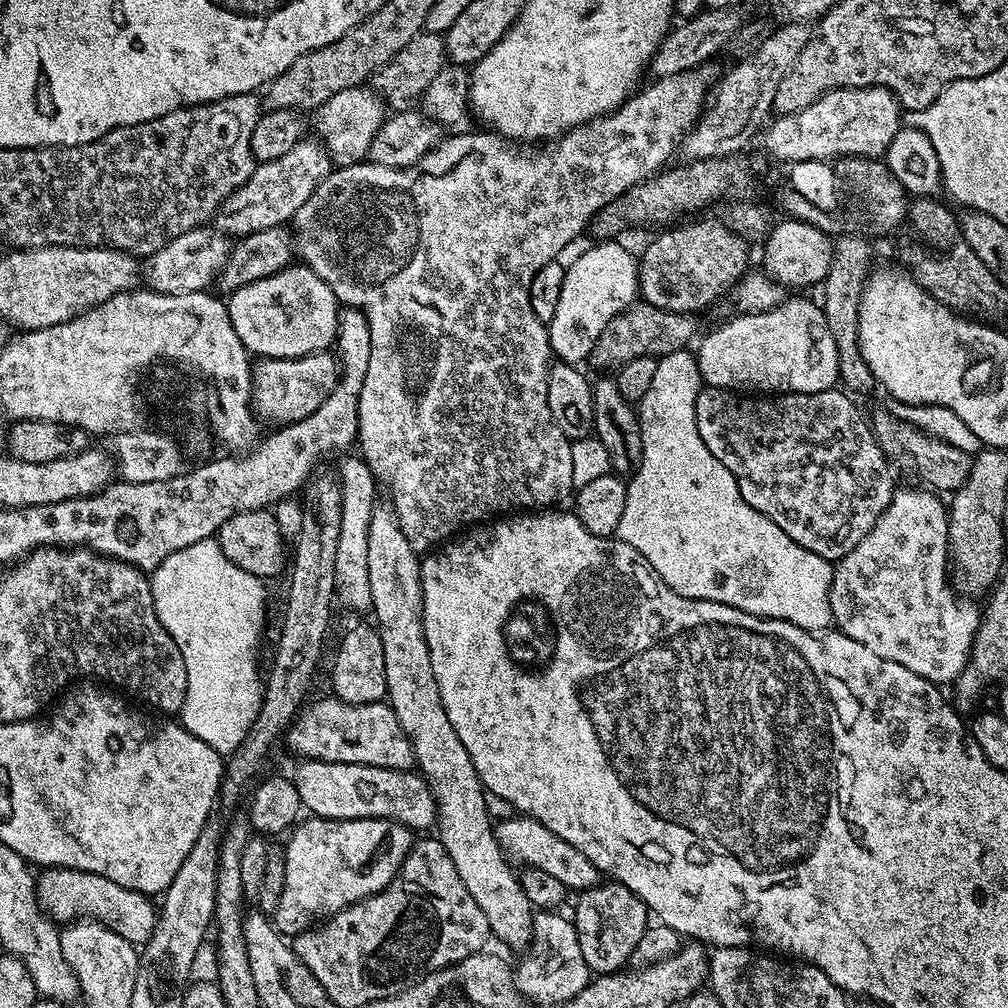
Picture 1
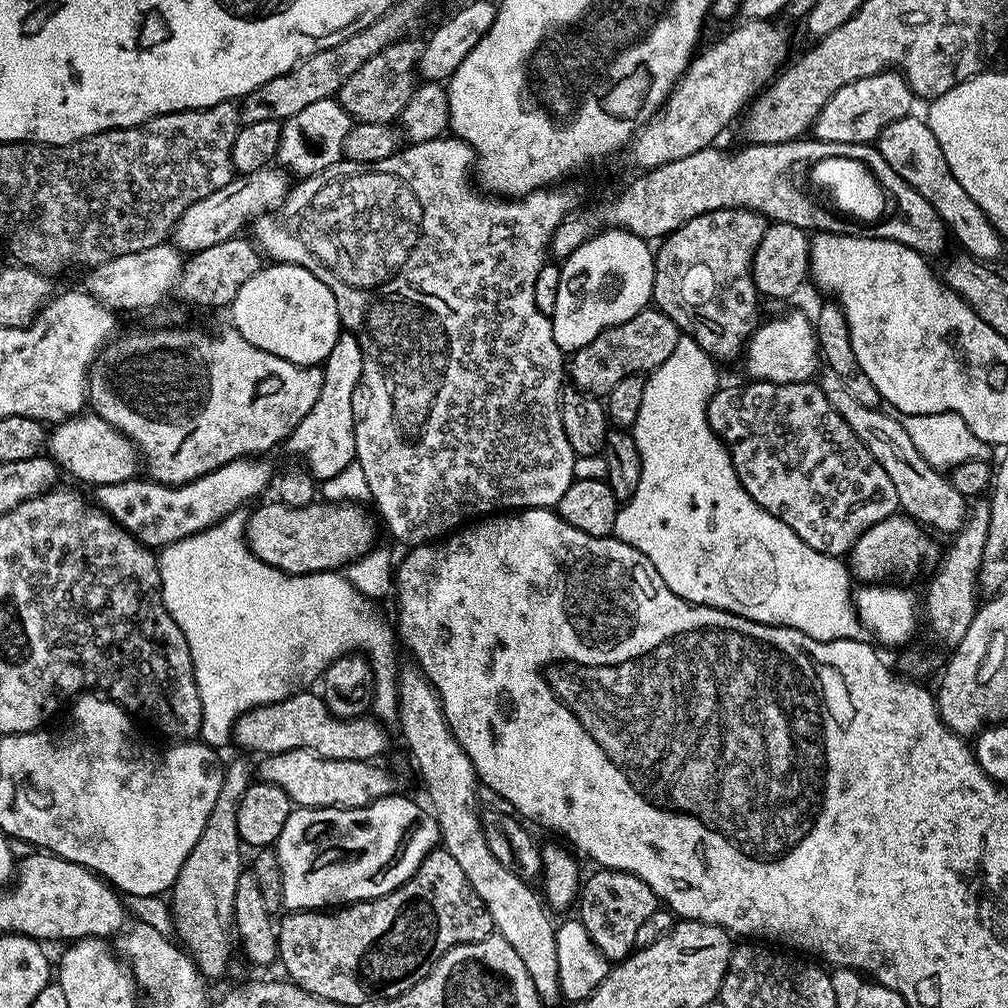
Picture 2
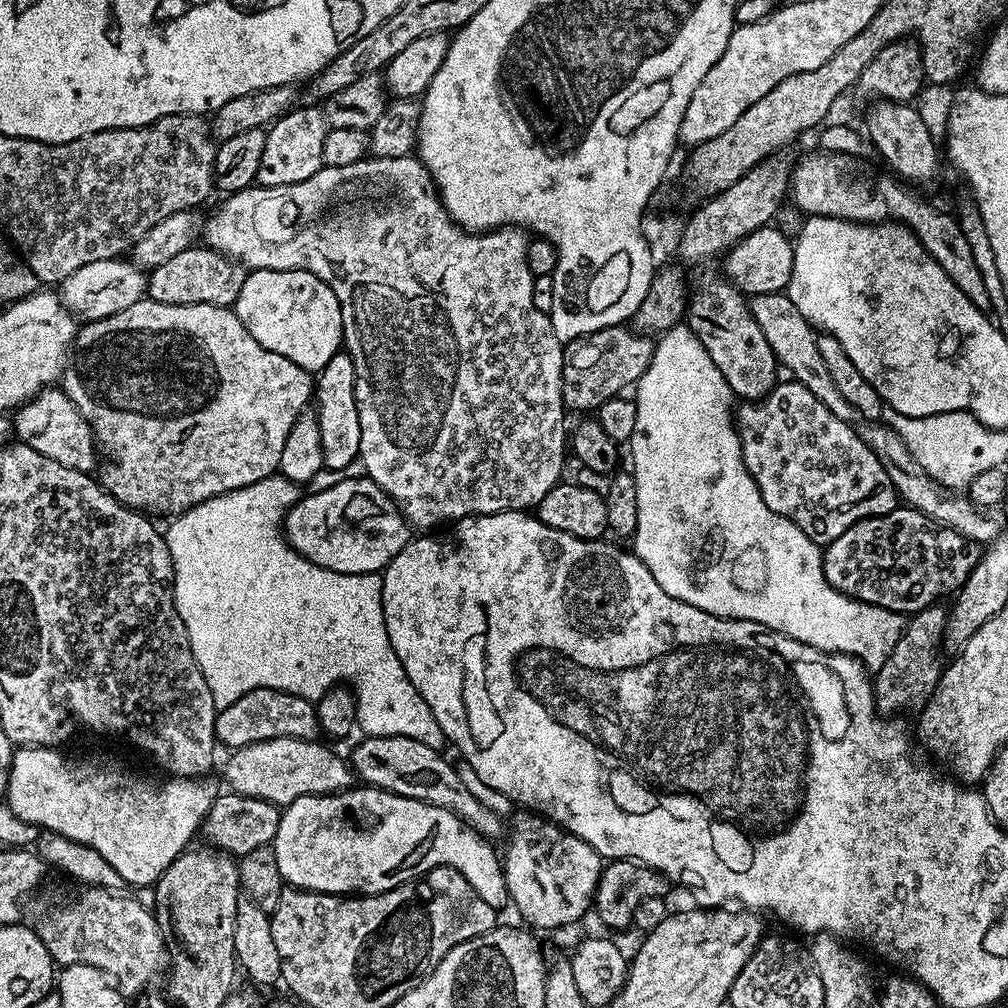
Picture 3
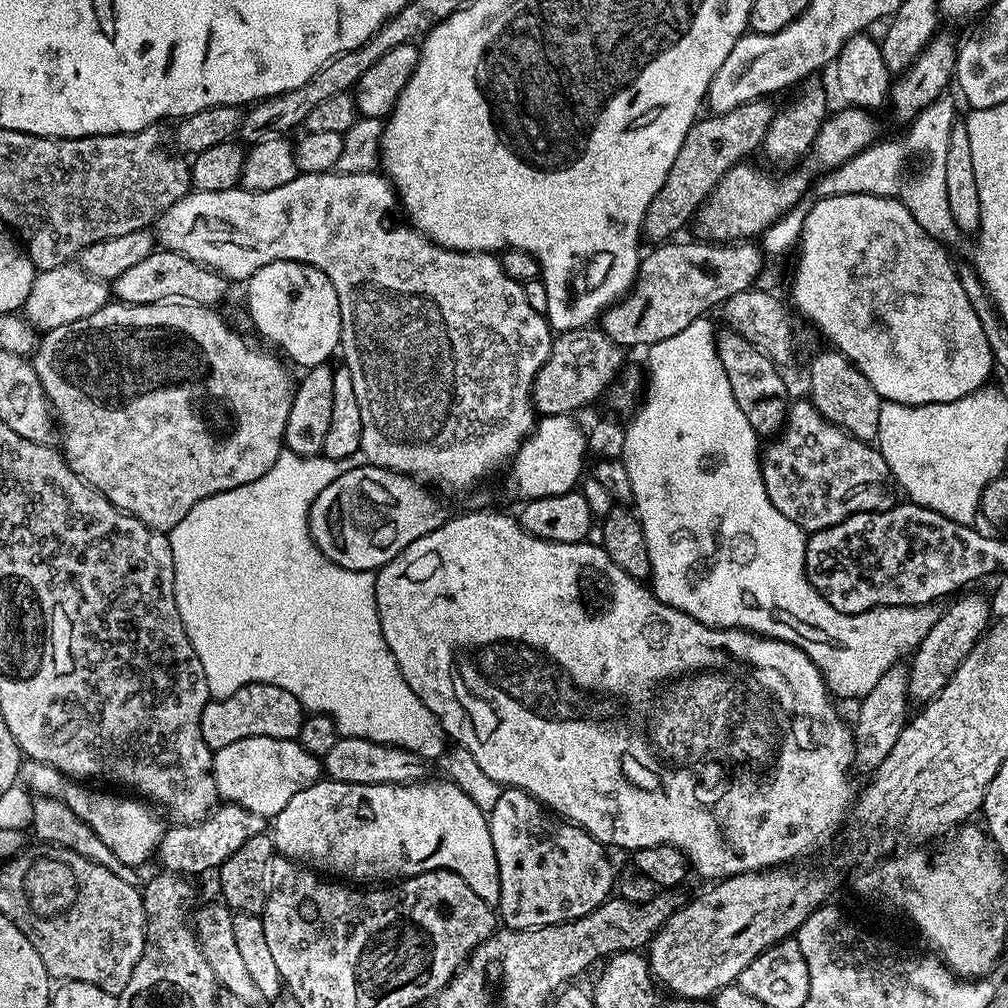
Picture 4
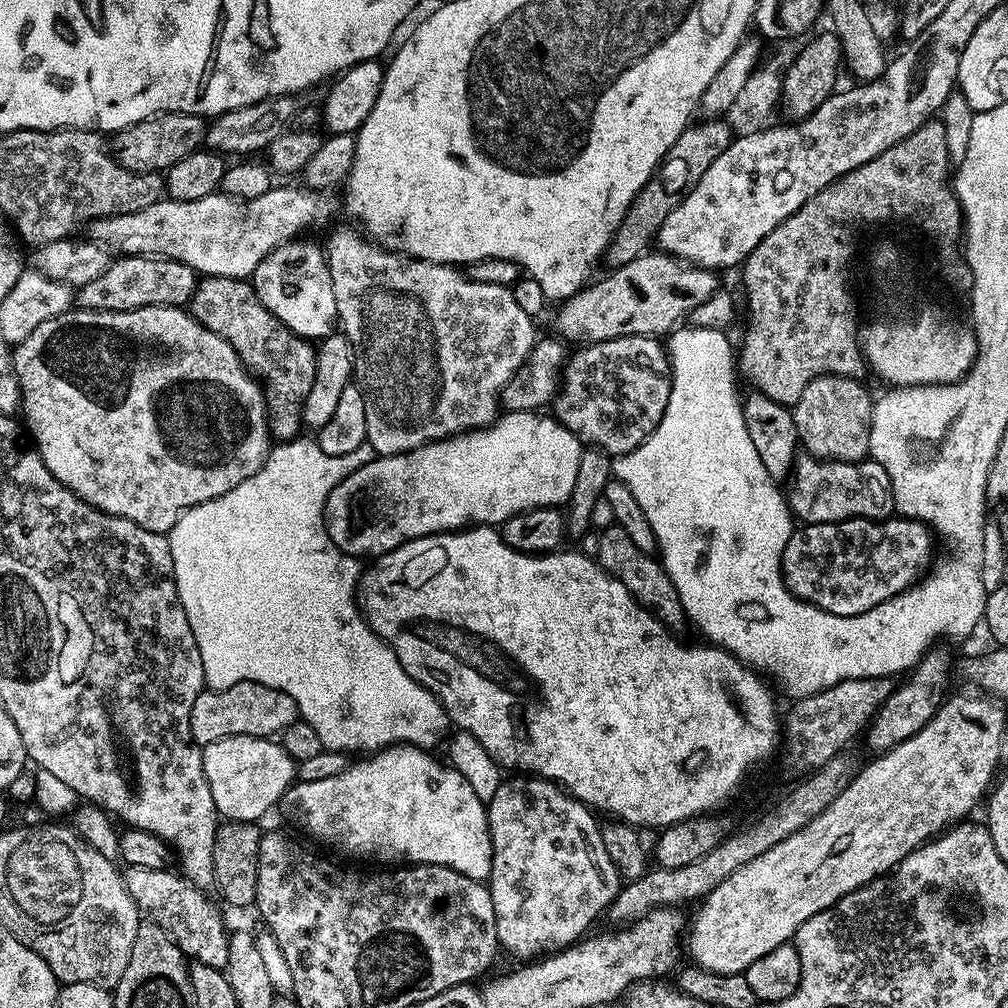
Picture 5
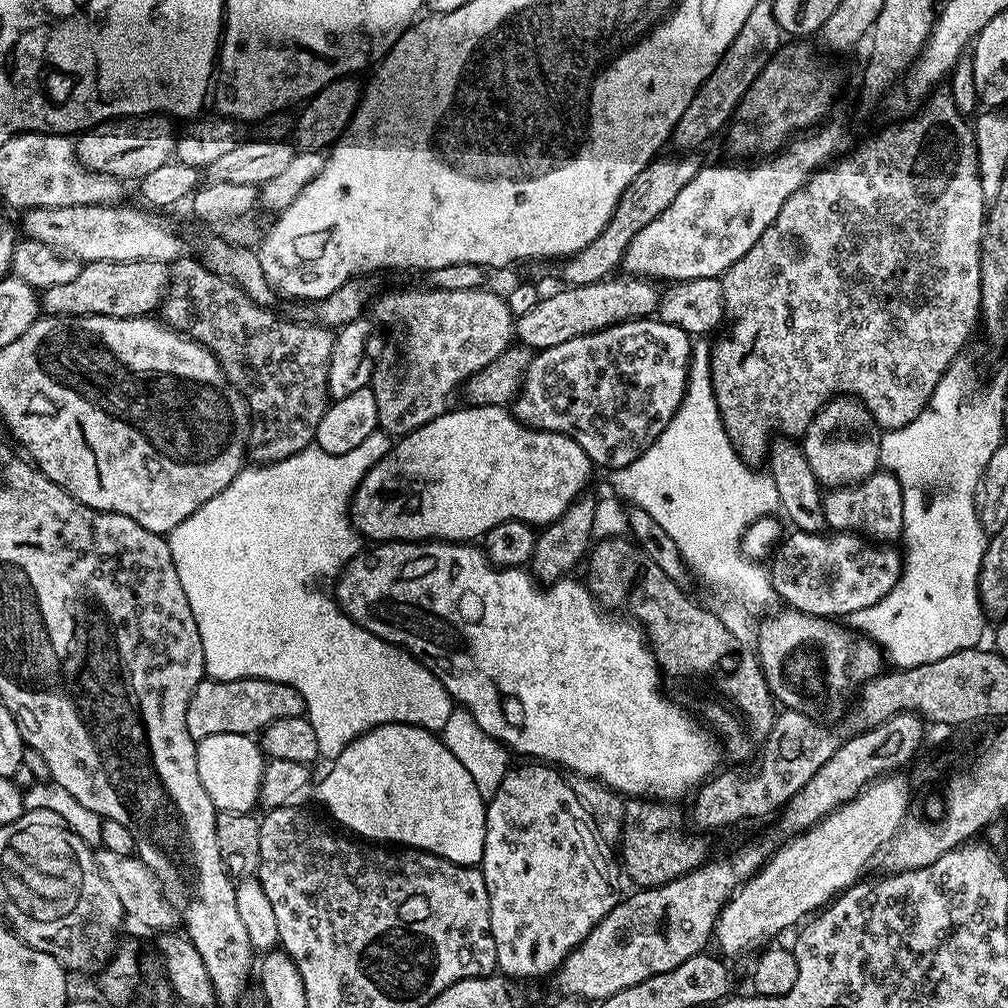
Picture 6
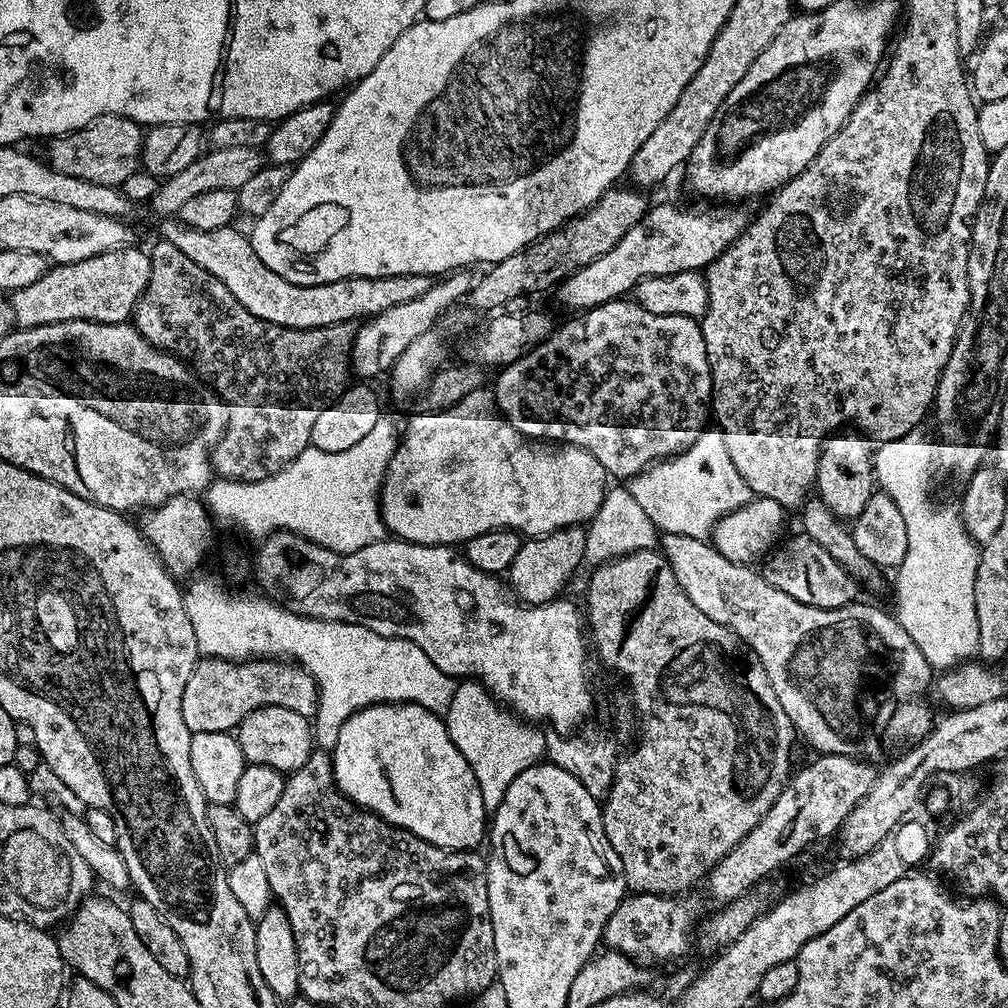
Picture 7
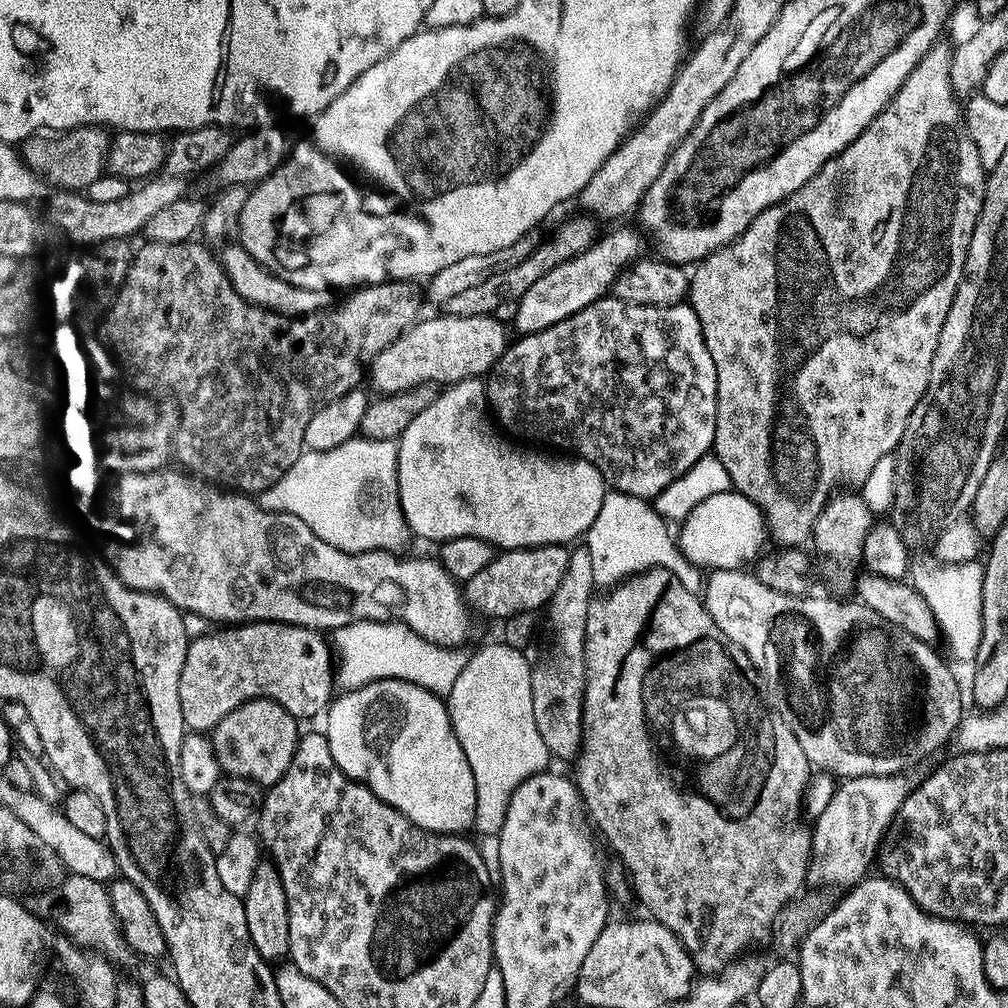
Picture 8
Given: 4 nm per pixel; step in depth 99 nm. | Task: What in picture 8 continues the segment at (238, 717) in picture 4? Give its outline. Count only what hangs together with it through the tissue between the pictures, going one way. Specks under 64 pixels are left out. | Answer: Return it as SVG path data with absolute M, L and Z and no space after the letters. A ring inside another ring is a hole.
M273 620L245 622L239 626L224 626L221 629L221 632L209 630L203 636L195 637L186 650L186 660L182 666L182 678L178 682L178 698L182 702L182 718L184 719L185 729L201 734L211 733L216 724L222 722L222 718L226 718L226 714L230 714L248 700L273 700L285 708L291 716L295 716L301 721L308 720L311 716L318 715L319 712L321 715L332 703L334 699L334 653L329 641L327 639L324 641L325 633L323 631L314 628L303 628L297 624L279 624Z

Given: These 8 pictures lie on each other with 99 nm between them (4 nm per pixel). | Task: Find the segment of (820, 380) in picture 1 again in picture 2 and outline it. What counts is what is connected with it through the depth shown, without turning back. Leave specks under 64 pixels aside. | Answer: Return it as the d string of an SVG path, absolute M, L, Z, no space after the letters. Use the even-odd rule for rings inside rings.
M788 312L777 320L759 325L749 338L742 353L744 368L753 381L765 380L771 384L802 384L817 375L822 364L820 347L816 341L816 325L804 312Z

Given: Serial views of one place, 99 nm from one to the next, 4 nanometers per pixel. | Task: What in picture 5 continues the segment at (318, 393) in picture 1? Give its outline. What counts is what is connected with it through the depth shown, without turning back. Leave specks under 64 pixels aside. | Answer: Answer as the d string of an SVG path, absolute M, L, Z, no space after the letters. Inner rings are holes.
M146 306L129 312L90 312L87 310L69 310L60 316L50 318L30 330L22 343L15 345L12 352L12 365L20 387L20 406L23 427L31 443L40 452L45 466L80 500L102 510L111 516L121 516L151 532L167 534L178 522L184 512L202 502L210 502L246 482L267 460L270 451L270 433L268 431L268 409L264 407L264 390L259 380L245 368L238 358L234 346L226 338L218 338L202 322L193 318L191 311L180 306Z

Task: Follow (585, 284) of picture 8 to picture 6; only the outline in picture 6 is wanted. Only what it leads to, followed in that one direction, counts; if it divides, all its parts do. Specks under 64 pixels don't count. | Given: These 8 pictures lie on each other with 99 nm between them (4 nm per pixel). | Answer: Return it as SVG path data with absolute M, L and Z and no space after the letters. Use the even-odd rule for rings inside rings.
M833 120L822 127L815 127L792 140L790 146L779 154L746 164L710 164L701 170L682 188L670 206L649 222L643 230L634 234L622 265L630 276L647 278L653 282L680 283L694 278L721 277L724 272L750 250L765 233L787 198L796 193L827 158L838 152L846 133L839 121Z

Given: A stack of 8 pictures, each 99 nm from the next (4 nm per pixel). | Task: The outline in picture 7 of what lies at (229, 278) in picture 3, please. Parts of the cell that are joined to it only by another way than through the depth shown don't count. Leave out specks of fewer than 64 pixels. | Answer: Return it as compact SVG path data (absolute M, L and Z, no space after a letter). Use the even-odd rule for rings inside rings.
M140 246L103 252L82 262L49 267L42 278L11 293L10 311L20 328L37 328L67 320L93 320L99 324L123 324L136 311L140 295L150 282L151 255Z

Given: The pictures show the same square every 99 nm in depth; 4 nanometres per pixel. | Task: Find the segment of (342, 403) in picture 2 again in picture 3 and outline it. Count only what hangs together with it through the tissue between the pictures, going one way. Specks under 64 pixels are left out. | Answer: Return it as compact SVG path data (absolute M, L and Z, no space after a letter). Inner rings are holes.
M341 350L326 362L314 380L314 411L322 430L322 450L325 469L342 470L360 454L362 426L358 422L356 405L356 371L347 351Z

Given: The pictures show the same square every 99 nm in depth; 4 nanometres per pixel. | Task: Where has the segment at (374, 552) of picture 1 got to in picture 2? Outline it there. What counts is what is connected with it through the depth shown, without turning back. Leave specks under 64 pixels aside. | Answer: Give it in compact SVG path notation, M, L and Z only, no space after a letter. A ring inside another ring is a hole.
M415 663L401 667L396 682L400 699L398 725L404 731L404 740L416 759L416 766L428 786L428 796L432 799L431 811L440 824L440 839L446 849L462 866L462 874L470 886L482 898L486 910L492 919L492 927L510 946L530 973L530 982L538 990L545 1005L561 1003L560 983L558 982L558 950L556 949L557 925L548 917L549 909L541 893L532 889L533 885L514 874L494 854L486 842L482 812L478 807L478 777L472 760L462 750L456 735L450 730L444 707L440 704L440 695L436 687L425 678L422 669Z

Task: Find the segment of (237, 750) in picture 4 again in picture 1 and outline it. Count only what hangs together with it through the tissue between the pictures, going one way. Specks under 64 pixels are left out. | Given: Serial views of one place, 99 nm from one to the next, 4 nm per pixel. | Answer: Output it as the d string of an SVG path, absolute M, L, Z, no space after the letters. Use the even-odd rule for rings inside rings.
M304 760L294 773L301 805L323 820L396 820L413 830L437 823L436 799L419 771L386 770L365 764L335 764Z

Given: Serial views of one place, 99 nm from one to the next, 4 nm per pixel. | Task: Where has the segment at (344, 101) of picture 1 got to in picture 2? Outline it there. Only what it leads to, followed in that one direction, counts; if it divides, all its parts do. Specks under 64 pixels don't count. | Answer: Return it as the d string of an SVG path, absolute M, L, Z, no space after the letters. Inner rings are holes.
M323 99L305 106L294 118L281 123L275 163L296 178L313 176L334 166L344 155L346 134L350 134L353 123L354 119L343 109L339 99Z

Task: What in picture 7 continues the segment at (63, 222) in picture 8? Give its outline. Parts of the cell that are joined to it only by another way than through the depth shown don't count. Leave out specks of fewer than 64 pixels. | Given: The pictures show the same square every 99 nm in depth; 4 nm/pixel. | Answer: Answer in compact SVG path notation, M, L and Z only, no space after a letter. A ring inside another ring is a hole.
M246 146L231 148L231 150L208 150L198 157L186 170L167 177L163 182L157 183L156 193L150 201L150 207L160 215L160 218L175 217L189 198L195 198L197 194L206 194L210 190L230 190L235 192L241 188L249 178L254 178L258 170L266 166L266 157L258 148Z

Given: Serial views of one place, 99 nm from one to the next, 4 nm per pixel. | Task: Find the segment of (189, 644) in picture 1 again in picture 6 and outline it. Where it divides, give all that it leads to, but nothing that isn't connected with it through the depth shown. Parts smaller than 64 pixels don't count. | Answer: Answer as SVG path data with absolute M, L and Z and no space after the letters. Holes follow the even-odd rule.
M377 430L365 438L354 450L346 450L346 454L326 454L326 450L315 446L309 446L286 458L282 462L265 464L263 466L245 466L222 490L222 494L214 494L210 502L206 502L190 518L167 533L166 539L170 546L170 554L174 566L178 570L178 582L182 582L182 590L186 590L186 602L190 602L190 610L194 610L194 622L198 622L198 634L202 638L202 654L204 655L204 671L214 680L269 680L270 682L282 682L294 690L304 700L304 710L310 726L314 726L314 734L318 738L318 750L325 761L331 762L350 746L362 734L366 734L371 728L377 728L383 724L417 724L418 727L428 732L439 733L446 726L446 720L453 712L454 701L452 695L442 686L442 682L426 666L419 664L410 653L403 648L397 648L395 644L388 644L382 638L374 634L364 636L362 626L352 628L351 624L328 624L328 620L320 620L320 612L324 612L324 604L308 604L308 584L312 580L320 578L323 582L331 578L339 577L355 556L362 551L362 537L356 531L350 515L352 496L356 493L356 487L362 482L362 478L374 467L387 453L390 447L390 437L387 432Z

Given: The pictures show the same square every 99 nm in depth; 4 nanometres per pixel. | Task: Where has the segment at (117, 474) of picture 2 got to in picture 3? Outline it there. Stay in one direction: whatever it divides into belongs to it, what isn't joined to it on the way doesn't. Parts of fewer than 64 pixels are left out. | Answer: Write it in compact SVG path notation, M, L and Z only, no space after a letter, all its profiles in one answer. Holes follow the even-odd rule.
M59 387L43 388L27 404L15 409L14 436L19 443L38 450L38 454L46 454L46 458L54 458L54 462L70 466L70 470L91 473L97 467L98 445L92 437L92 427L86 418L82 418L78 406L74 406Z

